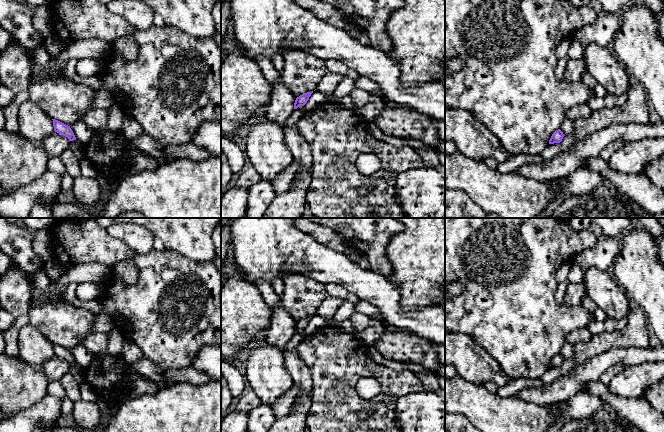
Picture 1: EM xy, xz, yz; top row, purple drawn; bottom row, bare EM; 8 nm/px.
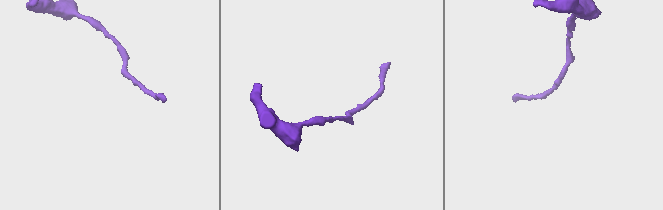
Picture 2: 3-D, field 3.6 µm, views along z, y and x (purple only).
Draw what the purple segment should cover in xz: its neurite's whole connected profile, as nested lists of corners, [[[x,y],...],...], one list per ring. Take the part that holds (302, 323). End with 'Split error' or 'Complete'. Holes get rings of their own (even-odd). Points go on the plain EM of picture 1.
[[[307,316],[305,318],[300,319],[299,321],[296,322],[295,327],[294,327],[294,333],[297,333],[299,330],[304,330],[307,325],[309,324],[309,321],[311,320],[312,316]]]. Complete

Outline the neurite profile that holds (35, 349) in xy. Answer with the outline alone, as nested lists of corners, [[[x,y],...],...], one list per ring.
[[[30,324],[18,333],[19,357],[32,367],[42,367],[54,356],[53,344]]]

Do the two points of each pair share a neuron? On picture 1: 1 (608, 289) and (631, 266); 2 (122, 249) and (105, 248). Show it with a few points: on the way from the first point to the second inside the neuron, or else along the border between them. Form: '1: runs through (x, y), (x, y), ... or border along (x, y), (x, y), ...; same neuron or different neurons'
1: border along (614, 279), (627, 294); different neurons
2: runs through (118, 249), (109, 249); same neuron

